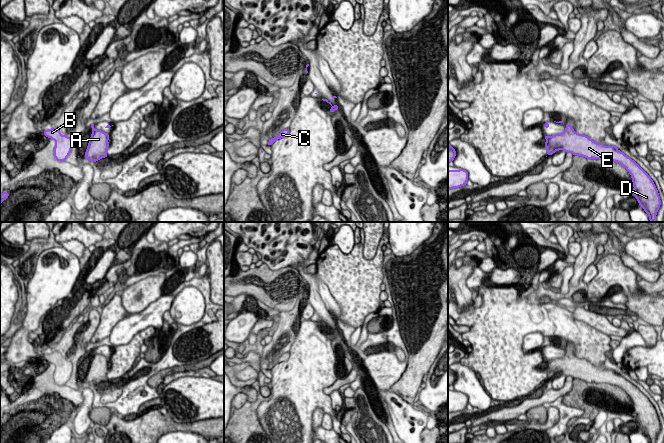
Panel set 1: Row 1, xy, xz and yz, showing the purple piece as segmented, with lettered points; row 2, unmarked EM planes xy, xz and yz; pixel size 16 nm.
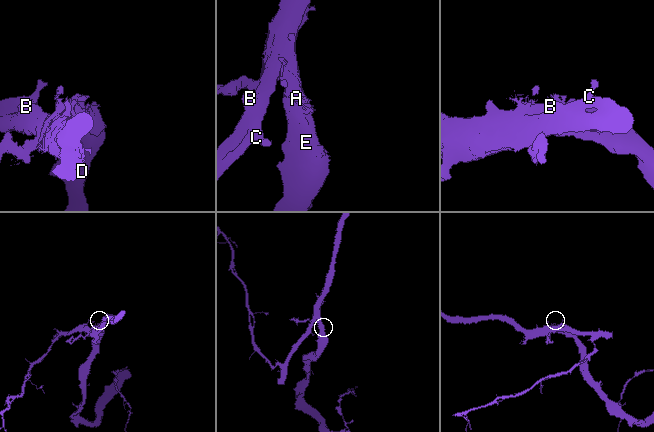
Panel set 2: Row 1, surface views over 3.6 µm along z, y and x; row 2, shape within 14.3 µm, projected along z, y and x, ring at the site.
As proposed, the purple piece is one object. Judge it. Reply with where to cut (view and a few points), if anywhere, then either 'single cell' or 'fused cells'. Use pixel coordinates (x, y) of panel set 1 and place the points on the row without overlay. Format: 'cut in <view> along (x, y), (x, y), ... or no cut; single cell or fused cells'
no cut; single cell

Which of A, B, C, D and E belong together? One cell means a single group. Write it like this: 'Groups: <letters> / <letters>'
Groups: A B C D E

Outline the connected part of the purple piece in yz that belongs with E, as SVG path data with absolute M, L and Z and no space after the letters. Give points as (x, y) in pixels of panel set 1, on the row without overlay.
M566 348L563 357L544 359L544 362L547 364L544 368L548 374L547 380L558 374L564 374L566 377L571 376L587 383L609 383L621 388L632 401L634 410L632 418L649 439L649 443L656 443L661 425L654 406L635 385L619 375L616 369L604 370L603 366L596 367L586 359L576 357L570 348Z

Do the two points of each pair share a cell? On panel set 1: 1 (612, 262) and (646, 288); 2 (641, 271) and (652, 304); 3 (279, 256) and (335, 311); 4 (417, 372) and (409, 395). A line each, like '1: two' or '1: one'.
1: two
2: two
3: two
4: one

